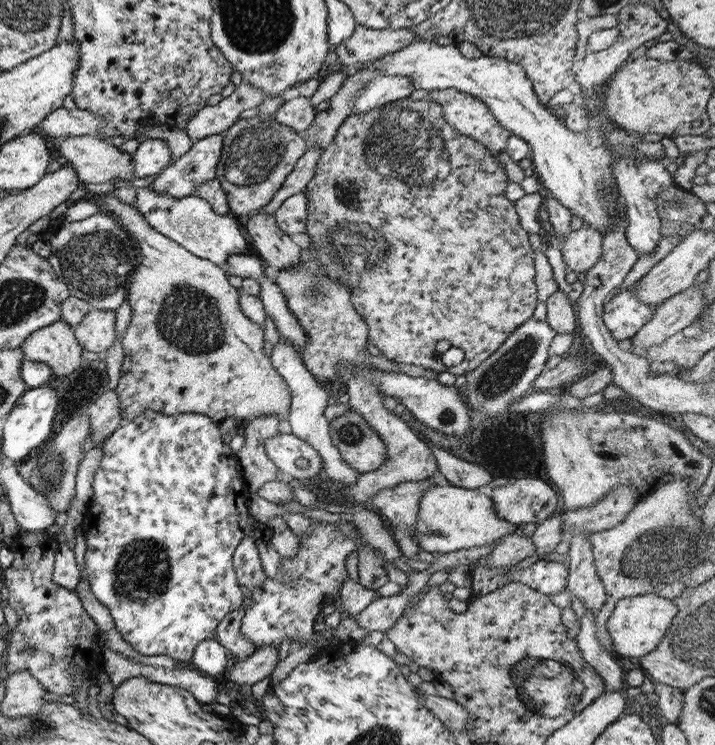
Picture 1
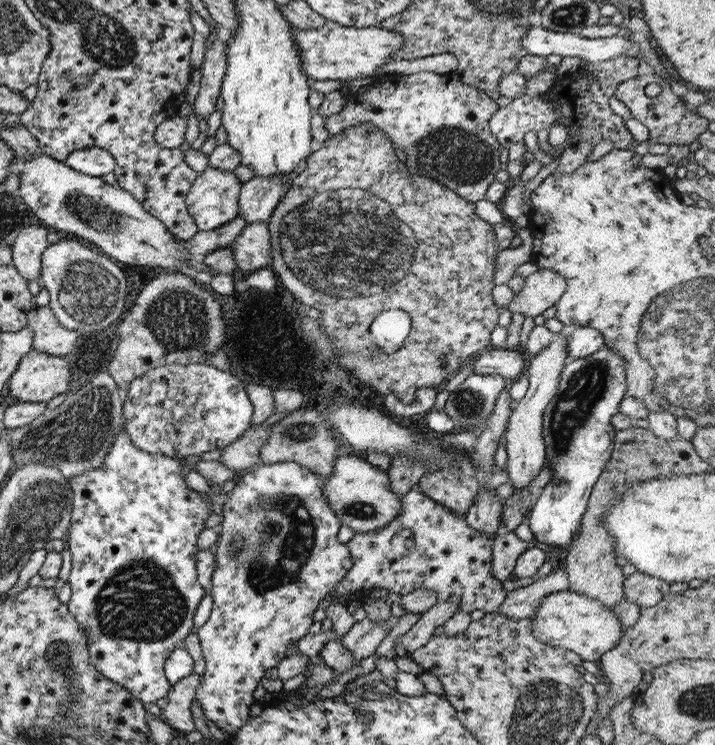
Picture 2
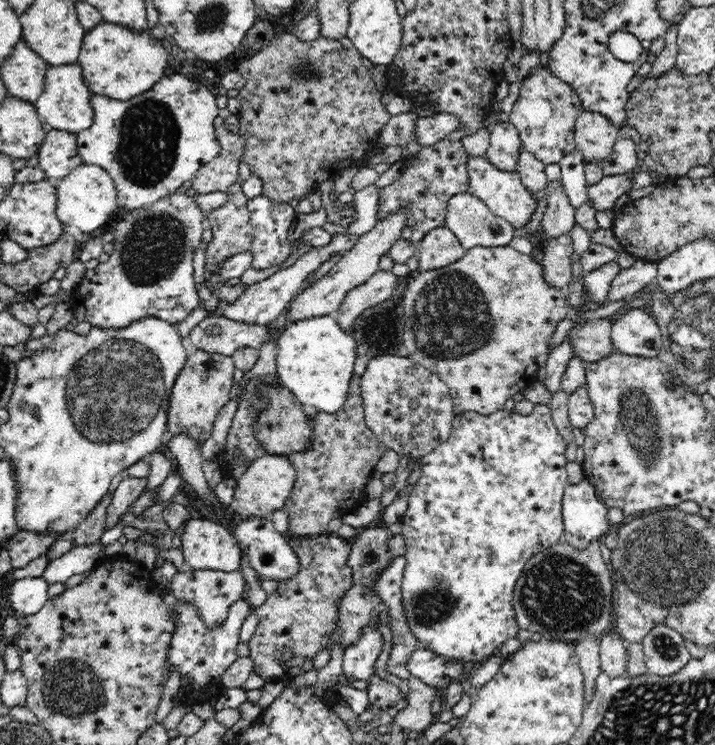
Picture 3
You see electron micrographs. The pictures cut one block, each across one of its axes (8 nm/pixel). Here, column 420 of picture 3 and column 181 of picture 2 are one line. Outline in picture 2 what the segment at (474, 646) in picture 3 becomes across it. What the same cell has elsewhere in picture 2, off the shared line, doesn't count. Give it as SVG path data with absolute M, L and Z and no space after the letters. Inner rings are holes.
M123 429L115 435L111 446L107 449L102 463L95 468L84 470L77 476L68 480L72 488L72 507L70 510L70 523L63 536L65 547L71 553L71 570L67 578L67 584L71 589L71 598L67 601L66 608L69 615L75 619L79 629L83 631L86 638L89 662L99 671L107 681L121 686L132 698L144 702L156 702L164 698L169 691L169 682L164 674L164 662L167 655L176 647L180 646L182 639L190 632L194 632L196 626L192 623L193 614L199 601L204 598L203 588L196 580L195 548L197 536L204 529L203 522L212 513L210 502L205 498L205 494L189 489L185 484L184 476L181 476L181 464L179 458L170 457L164 454L149 454L144 450L139 450L127 436Z

